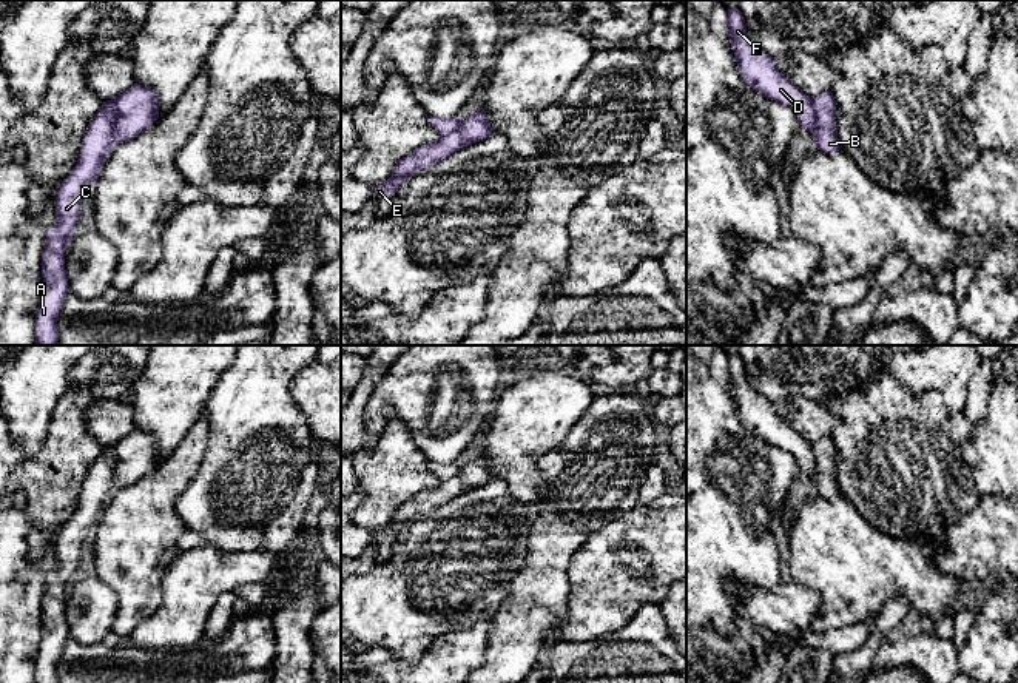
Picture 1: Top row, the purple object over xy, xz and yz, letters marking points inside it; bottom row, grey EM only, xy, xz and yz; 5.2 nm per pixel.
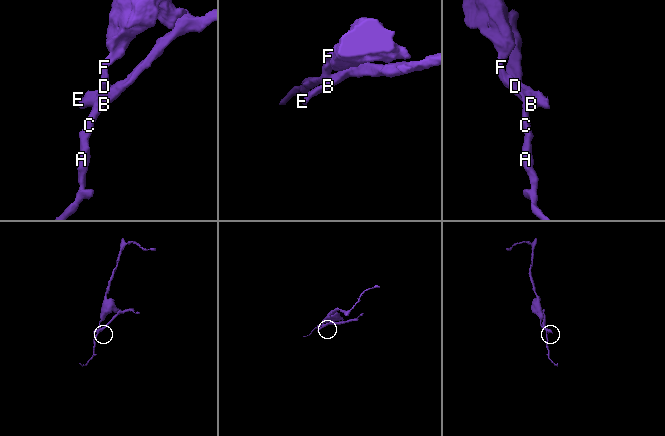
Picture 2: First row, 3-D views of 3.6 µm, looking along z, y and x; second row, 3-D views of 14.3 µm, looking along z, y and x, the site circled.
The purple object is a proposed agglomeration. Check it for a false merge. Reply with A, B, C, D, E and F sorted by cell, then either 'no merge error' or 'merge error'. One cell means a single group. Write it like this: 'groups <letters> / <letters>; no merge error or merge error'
groups A C D F / B E; merge error

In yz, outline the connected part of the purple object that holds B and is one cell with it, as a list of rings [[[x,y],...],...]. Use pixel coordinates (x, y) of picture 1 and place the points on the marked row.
[[[825,91],[810,100],[814,113],[813,143],[824,153],[841,150],[836,128],[836,100],[831,91]]]

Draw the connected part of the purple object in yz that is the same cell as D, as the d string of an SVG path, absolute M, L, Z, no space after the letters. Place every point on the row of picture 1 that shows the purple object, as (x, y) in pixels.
M728 8L728 37L743 82L764 97L790 106L799 123L811 134L814 125L811 100L796 91L779 72L774 59L750 40L745 19L736 8Z

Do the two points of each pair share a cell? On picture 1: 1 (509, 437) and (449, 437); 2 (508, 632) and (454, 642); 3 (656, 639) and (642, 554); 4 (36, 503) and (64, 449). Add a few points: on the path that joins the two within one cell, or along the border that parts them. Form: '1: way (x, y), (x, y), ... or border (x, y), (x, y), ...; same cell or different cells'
1: border (497, 397), (494, 418), (483, 430); different cells
2: border (491, 617), (486, 656), (478, 666); different cells
3: border (659, 603), (645, 603), (622, 626); different cells
4: way (50, 489), (51, 480), (59, 472), (62, 463); same cell

